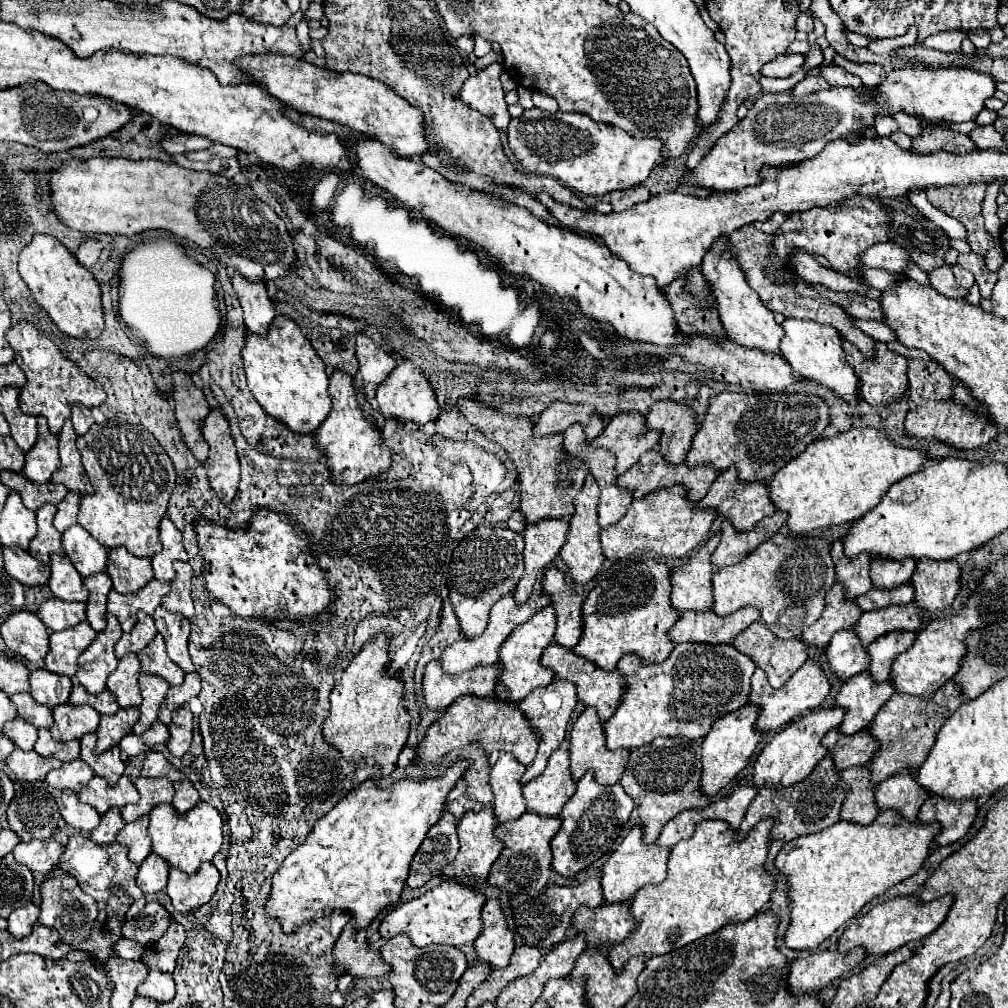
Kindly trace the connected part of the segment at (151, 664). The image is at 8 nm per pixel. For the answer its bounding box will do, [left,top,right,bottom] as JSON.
[139,635,185,685]

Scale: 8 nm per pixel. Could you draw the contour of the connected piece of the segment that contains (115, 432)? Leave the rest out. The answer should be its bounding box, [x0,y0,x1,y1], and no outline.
[77,419,177,557]

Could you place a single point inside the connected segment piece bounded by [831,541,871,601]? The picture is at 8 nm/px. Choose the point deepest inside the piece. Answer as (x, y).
(853, 574)

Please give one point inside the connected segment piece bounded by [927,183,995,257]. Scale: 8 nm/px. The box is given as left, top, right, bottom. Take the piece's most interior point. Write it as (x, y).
(964, 203)

